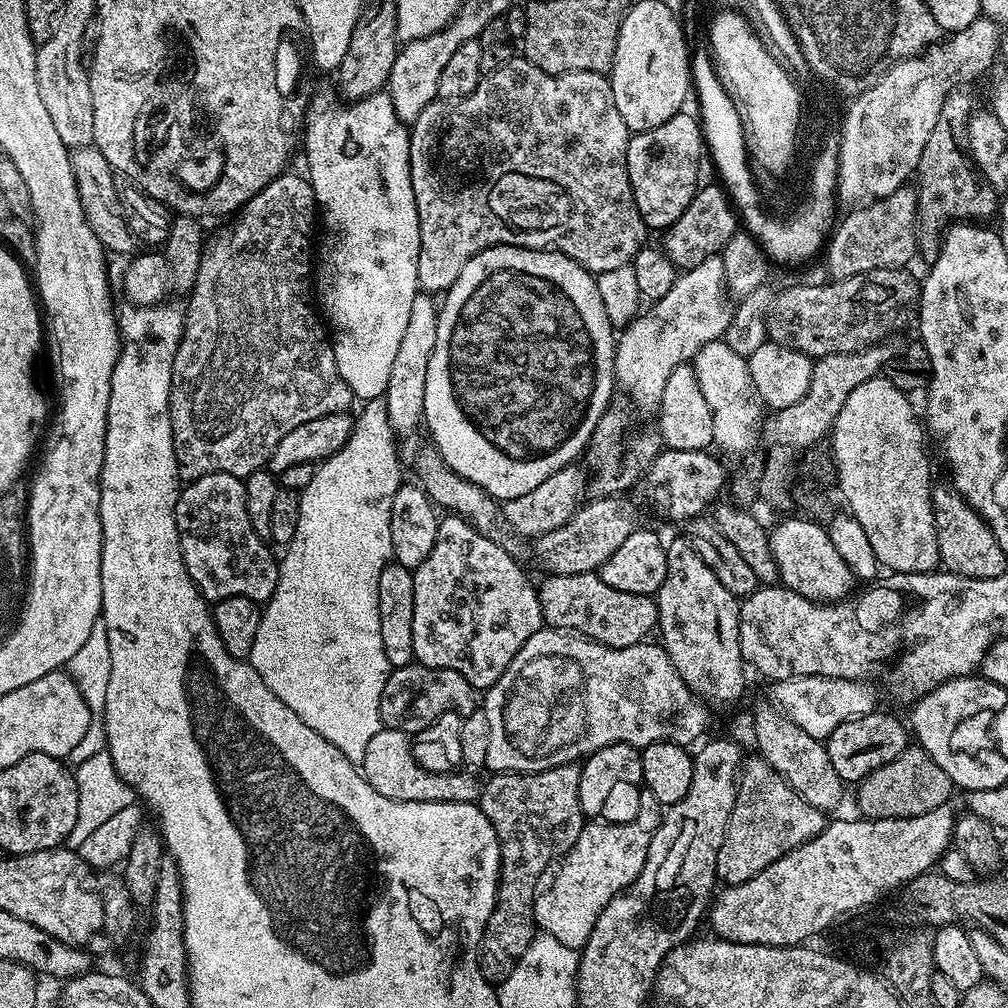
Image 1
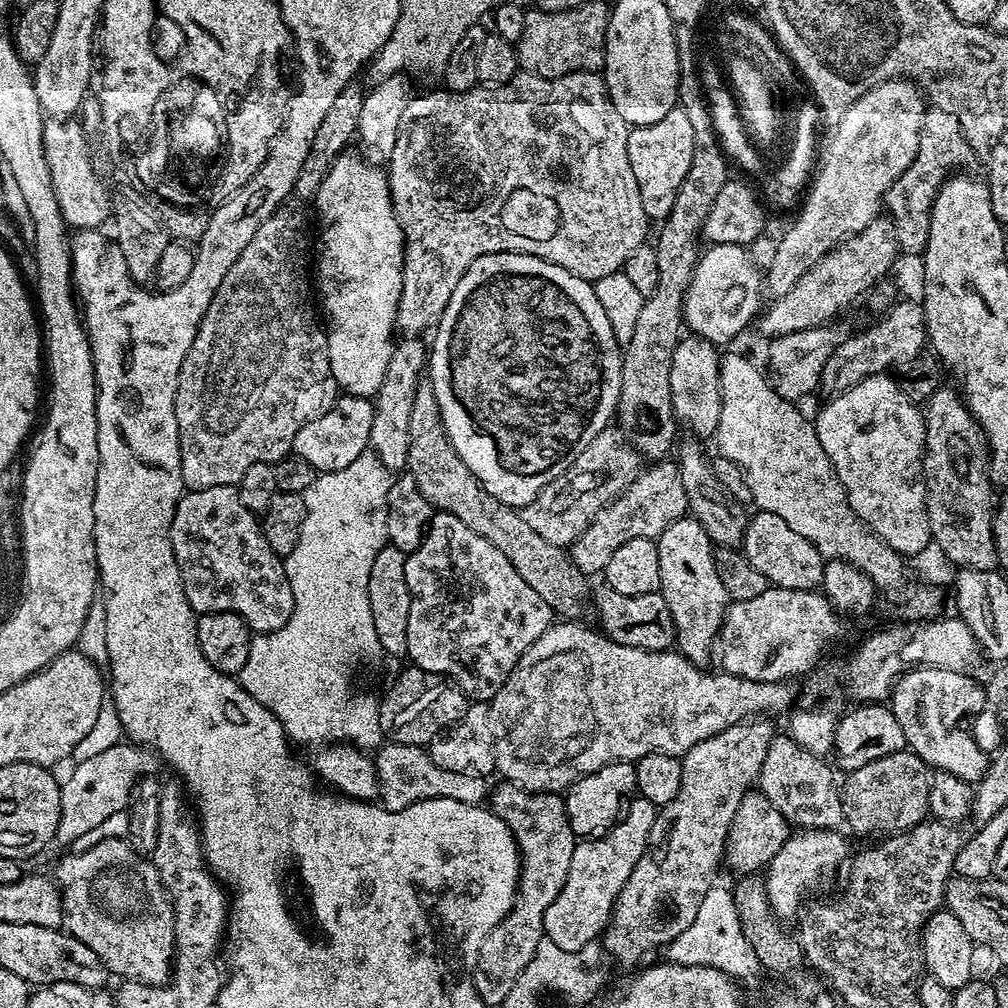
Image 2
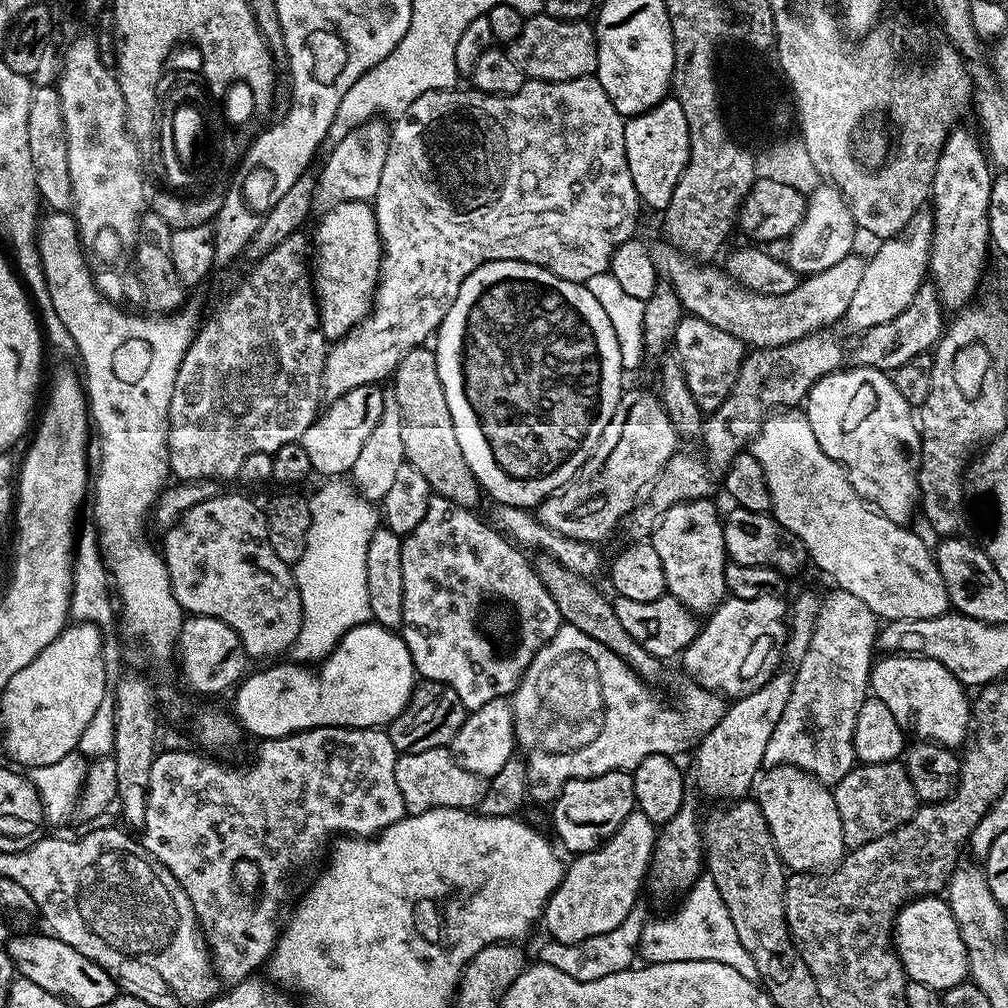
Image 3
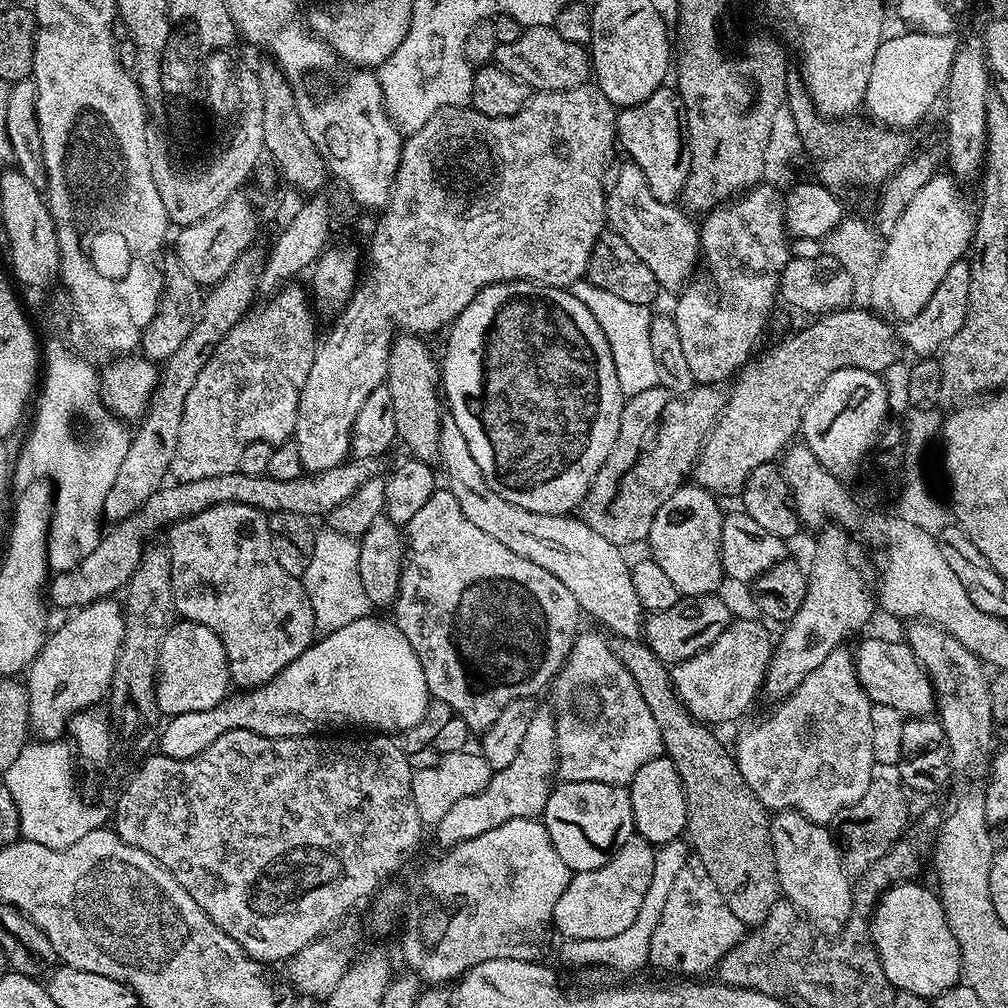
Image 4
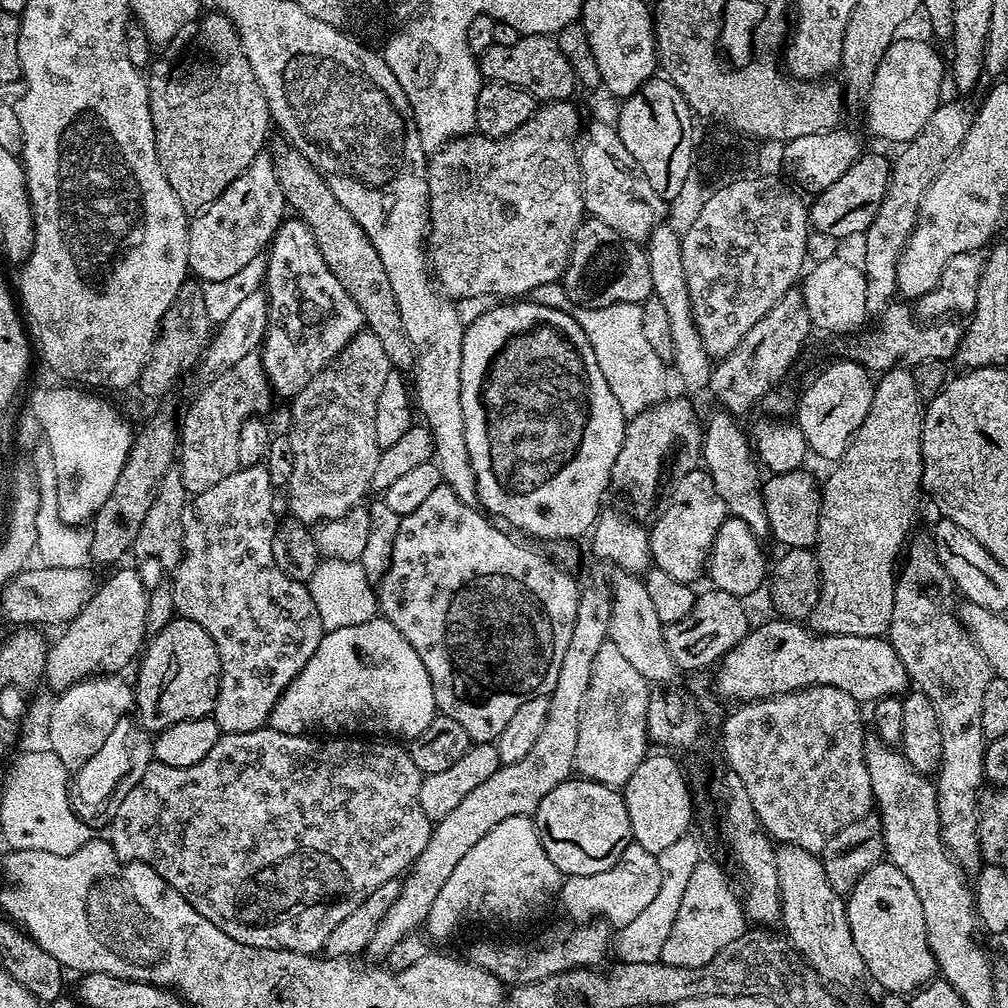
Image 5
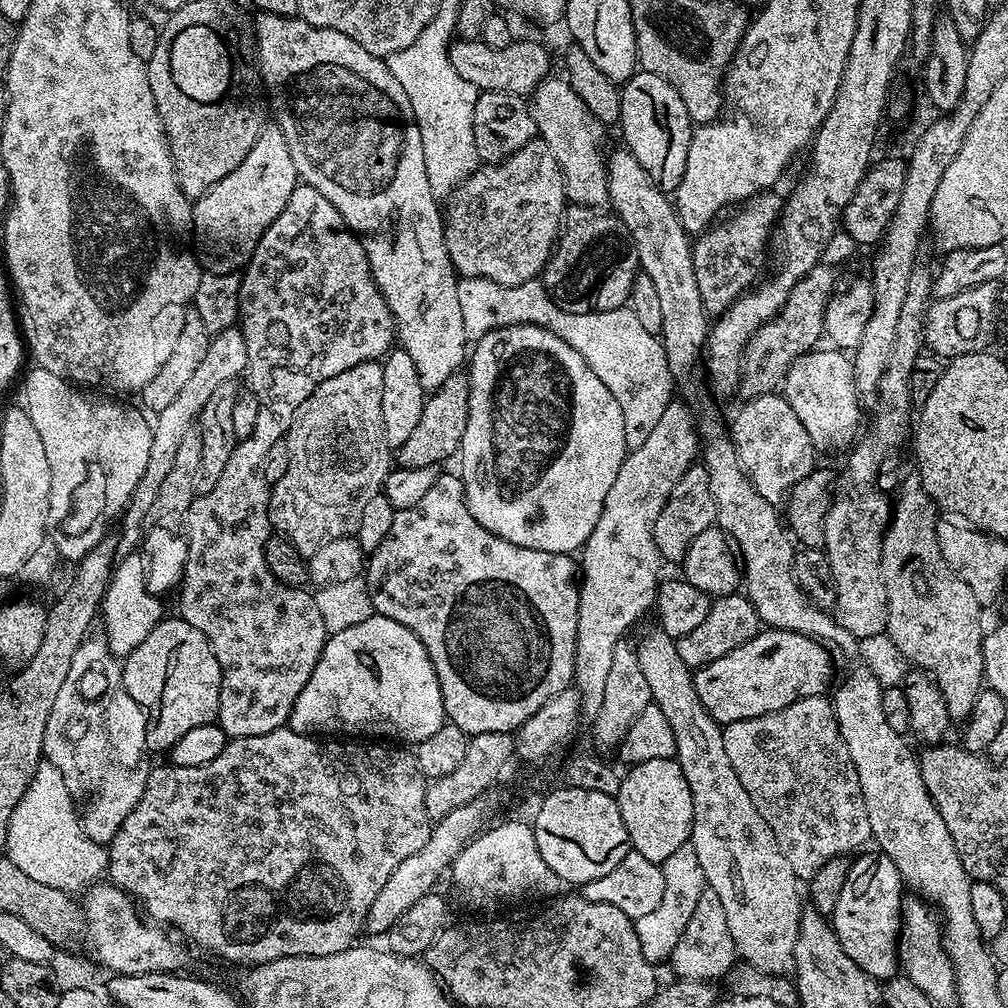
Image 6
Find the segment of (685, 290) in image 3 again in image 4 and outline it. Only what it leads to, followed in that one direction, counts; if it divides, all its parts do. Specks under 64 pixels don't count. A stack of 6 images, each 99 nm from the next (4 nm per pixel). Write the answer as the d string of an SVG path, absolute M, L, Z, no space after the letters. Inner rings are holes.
M624 162L617 170L616 177L613 180L611 177L606 188L604 211L611 231L626 238L634 254L638 254L638 258L650 266L661 289L679 289L689 279L687 276L695 270L696 260L698 264L701 259L697 225L692 225L693 217L676 204L658 202L658 198L654 198L646 186L646 174L642 174L636 164Z

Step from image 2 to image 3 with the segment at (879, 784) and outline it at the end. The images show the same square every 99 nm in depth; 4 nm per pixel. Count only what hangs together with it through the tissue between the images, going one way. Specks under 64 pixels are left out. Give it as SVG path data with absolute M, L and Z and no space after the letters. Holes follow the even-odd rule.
M900 760L860 764L835 784L832 797L838 806L838 818L842 818L842 834L845 845L848 846L874 842L874 838L890 834L912 819L918 807L916 791Z

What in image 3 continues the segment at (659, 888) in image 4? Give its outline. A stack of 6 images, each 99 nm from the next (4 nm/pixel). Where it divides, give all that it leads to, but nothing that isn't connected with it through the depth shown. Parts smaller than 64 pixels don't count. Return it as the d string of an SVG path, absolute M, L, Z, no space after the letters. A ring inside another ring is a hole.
M637 906L630 910L622 926L614 926L606 934L598 934L594 938L586 938L577 944L563 944L549 939L548 944L540 948L539 963L554 966L554 970L562 970L562 974L570 974L570 978L590 982L594 978L606 978L606 974L618 974L618 970L633 967L638 960L640 935L646 923L643 907Z

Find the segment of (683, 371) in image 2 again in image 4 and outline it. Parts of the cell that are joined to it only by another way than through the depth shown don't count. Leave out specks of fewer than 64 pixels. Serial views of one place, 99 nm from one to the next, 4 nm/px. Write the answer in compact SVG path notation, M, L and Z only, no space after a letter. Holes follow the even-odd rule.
M758 183L747 192L712 209L703 217L704 225L702 223L699 225L700 254L703 263L708 263L708 276L716 287L716 296L712 292L704 292L700 284L689 283L679 293L681 296L676 300L676 311L674 311L683 357L686 358L697 385L720 386L725 383L723 380L731 381L739 373L753 355L752 347L755 346L756 339L764 328L768 310L772 303L777 303L780 272L790 259L790 237L784 226L786 200L780 191L777 185Z

